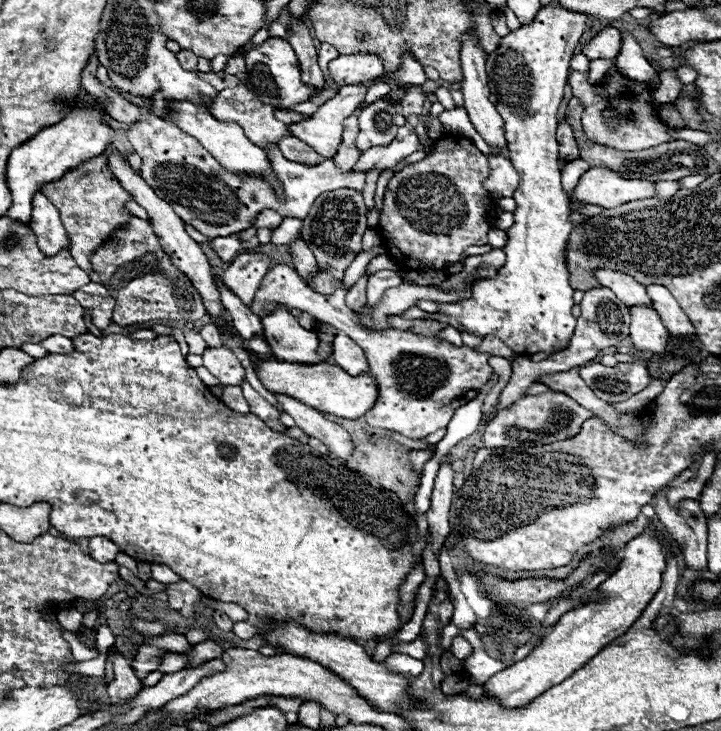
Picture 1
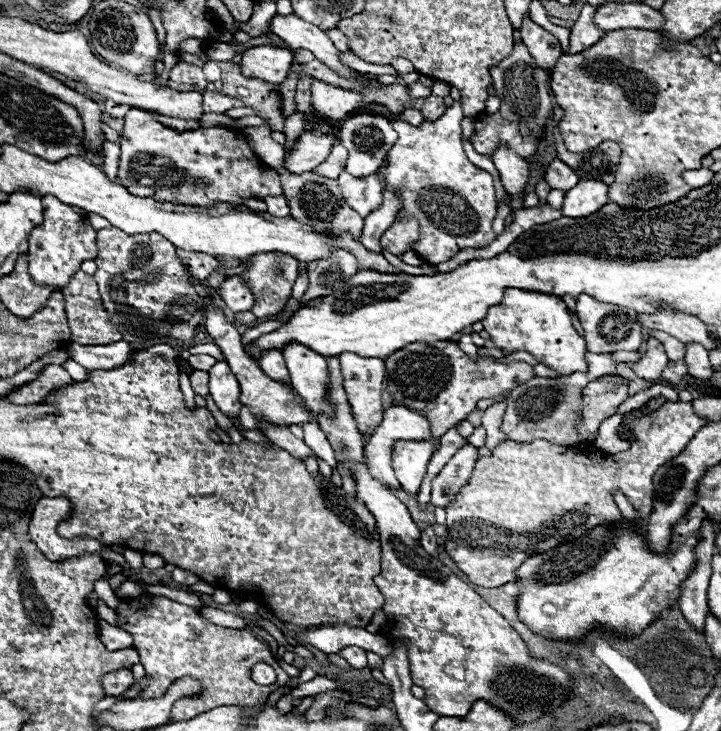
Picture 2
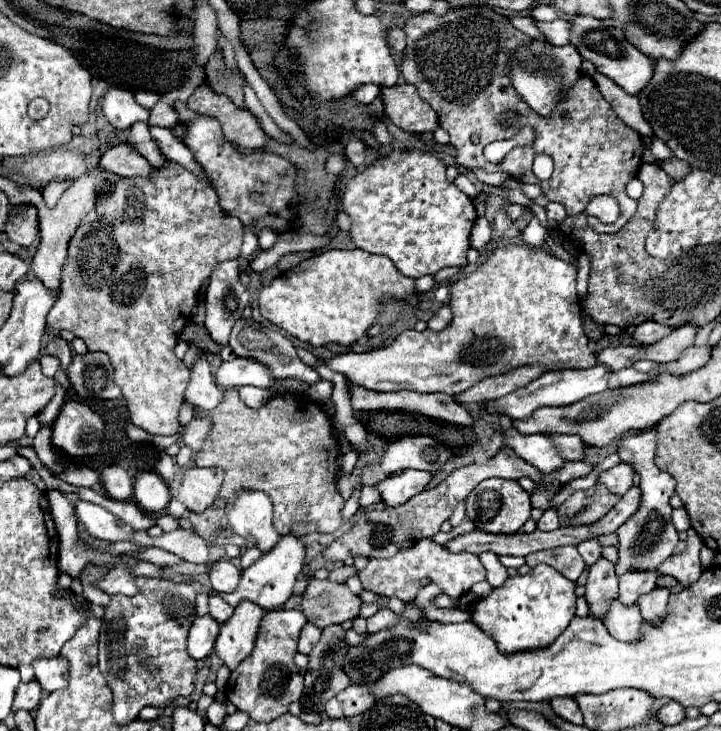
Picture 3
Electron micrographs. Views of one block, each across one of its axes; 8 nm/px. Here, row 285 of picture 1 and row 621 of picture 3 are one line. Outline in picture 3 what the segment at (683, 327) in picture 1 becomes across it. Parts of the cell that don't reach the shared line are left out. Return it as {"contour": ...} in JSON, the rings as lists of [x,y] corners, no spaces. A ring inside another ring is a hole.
{"contour":[[[654,588],[652,592],[640,596],[640,600],[636,604],[638,604],[640,612],[642,612],[642,618],[652,622],[652,624],[658,624],[660,618],[664,616],[664,612],[666,612],[668,594],[670,594],[668,588]]]}

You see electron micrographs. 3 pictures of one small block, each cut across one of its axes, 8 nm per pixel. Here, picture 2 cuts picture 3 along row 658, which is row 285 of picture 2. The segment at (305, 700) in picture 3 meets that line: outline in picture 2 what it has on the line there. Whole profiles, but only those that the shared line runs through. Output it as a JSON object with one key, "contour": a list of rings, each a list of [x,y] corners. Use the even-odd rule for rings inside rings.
{"contour":[[[336,250],[332,252],[330,258],[326,260],[314,260],[308,264],[308,276],[310,276],[310,286],[300,298],[300,304],[306,304],[314,298],[328,296],[340,288],[358,272],[360,268],[356,266],[356,258],[346,252],[346,250]]]}

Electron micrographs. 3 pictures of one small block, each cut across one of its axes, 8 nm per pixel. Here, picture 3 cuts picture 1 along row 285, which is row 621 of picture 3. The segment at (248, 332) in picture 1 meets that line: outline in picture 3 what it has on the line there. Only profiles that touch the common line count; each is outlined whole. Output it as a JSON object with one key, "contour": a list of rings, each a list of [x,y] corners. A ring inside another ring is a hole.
{"contour":[[[210,596],[210,602],[208,602],[208,606],[210,606],[210,616],[216,620],[216,622],[224,622],[224,620],[228,620],[230,616],[232,616],[232,612],[234,612],[234,608],[232,606],[228,606],[222,598],[218,598],[218,596]]]}

